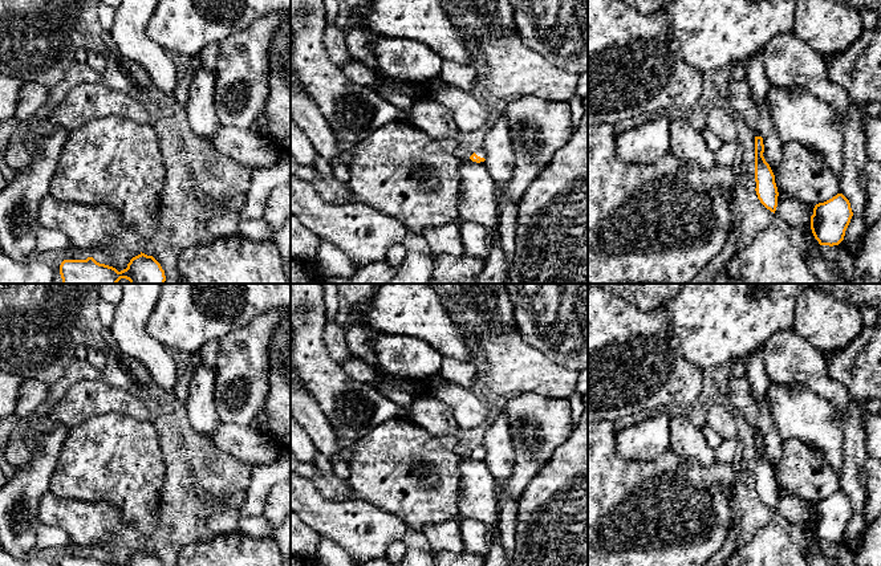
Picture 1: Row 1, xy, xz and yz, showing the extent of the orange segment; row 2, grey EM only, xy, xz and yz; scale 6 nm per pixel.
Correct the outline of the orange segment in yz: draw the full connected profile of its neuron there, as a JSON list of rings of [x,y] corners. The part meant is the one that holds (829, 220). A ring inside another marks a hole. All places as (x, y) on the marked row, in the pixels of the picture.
[[[837,194],[832,199],[819,203],[811,216],[811,229],[820,245],[839,245],[853,216],[849,200]]]

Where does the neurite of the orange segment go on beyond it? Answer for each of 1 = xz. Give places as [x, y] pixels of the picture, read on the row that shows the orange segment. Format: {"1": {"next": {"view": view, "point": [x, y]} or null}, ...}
{"1": {"next": {"view": "xz", "point": [480, 153]}}}

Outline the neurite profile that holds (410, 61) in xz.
[[[382,37],[373,52],[382,74],[415,85],[438,78],[444,61],[426,44],[398,37]]]

